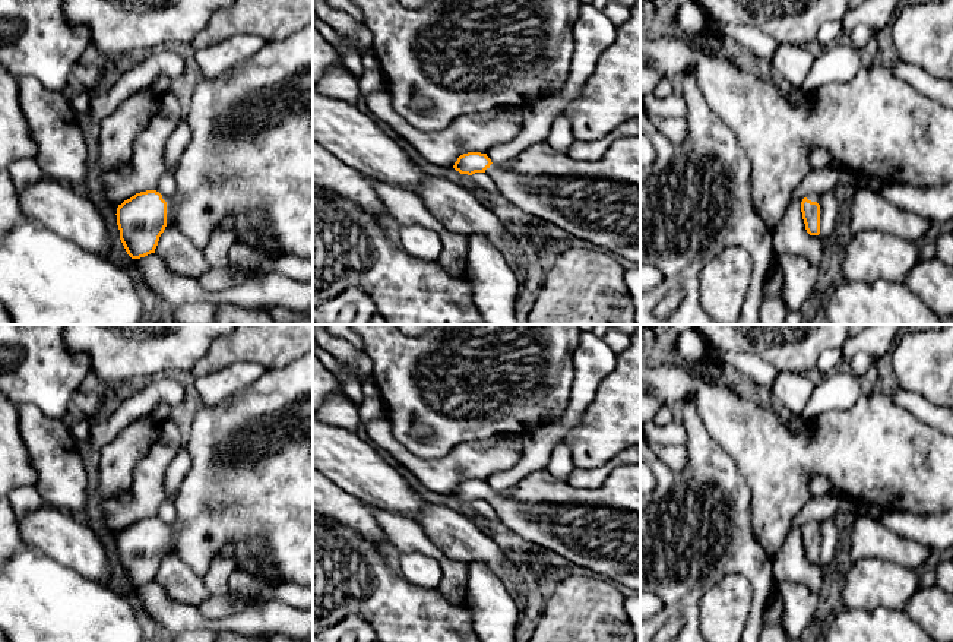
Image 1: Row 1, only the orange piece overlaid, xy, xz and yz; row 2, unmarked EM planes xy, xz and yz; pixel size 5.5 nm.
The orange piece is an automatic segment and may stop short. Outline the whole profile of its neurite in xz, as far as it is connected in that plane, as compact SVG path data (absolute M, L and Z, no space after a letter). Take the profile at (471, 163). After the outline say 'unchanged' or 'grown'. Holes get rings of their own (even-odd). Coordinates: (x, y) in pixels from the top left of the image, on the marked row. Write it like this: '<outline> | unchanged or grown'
M640 137L612 143L595 162L572 159L554 151L545 140L522 151L516 158L494 164L487 154L468 152L453 168L460 174L488 174L497 192L517 209L539 216L585 240L592 247L617 253L640 263Z | grown

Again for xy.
M313 25L282 41L266 41L251 57L196 83L186 121L191 139L172 171L177 184L174 197L168 199L156 190L146 190L117 208L120 240L127 254L140 259L155 253L167 225L178 228L203 250L227 215L235 216L237 241L257 249L260 235L250 225L248 215L262 208L281 252L313 262Z | grown

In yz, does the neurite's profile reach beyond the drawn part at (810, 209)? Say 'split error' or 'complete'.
split error

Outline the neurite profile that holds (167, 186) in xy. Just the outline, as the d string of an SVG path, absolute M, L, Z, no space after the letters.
M172 173L164 174L158 181L156 192L159 192L162 196L168 199L172 199L175 195L175 190L177 190L177 184L175 184Z

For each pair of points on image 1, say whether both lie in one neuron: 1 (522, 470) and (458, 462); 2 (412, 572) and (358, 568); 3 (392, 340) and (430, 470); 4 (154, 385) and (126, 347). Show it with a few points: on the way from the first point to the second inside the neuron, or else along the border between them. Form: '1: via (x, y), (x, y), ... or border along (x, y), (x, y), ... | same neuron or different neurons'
1: border along (525, 437), (522, 457), (486, 480) | different neurons
2: border along (402, 575), (417, 585), (434, 588) | different neurons
3: border along (398, 442), (426, 459), (442, 459), (458, 446) | different neurons
4: border along (160, 373), (146, 380) | different neurons

